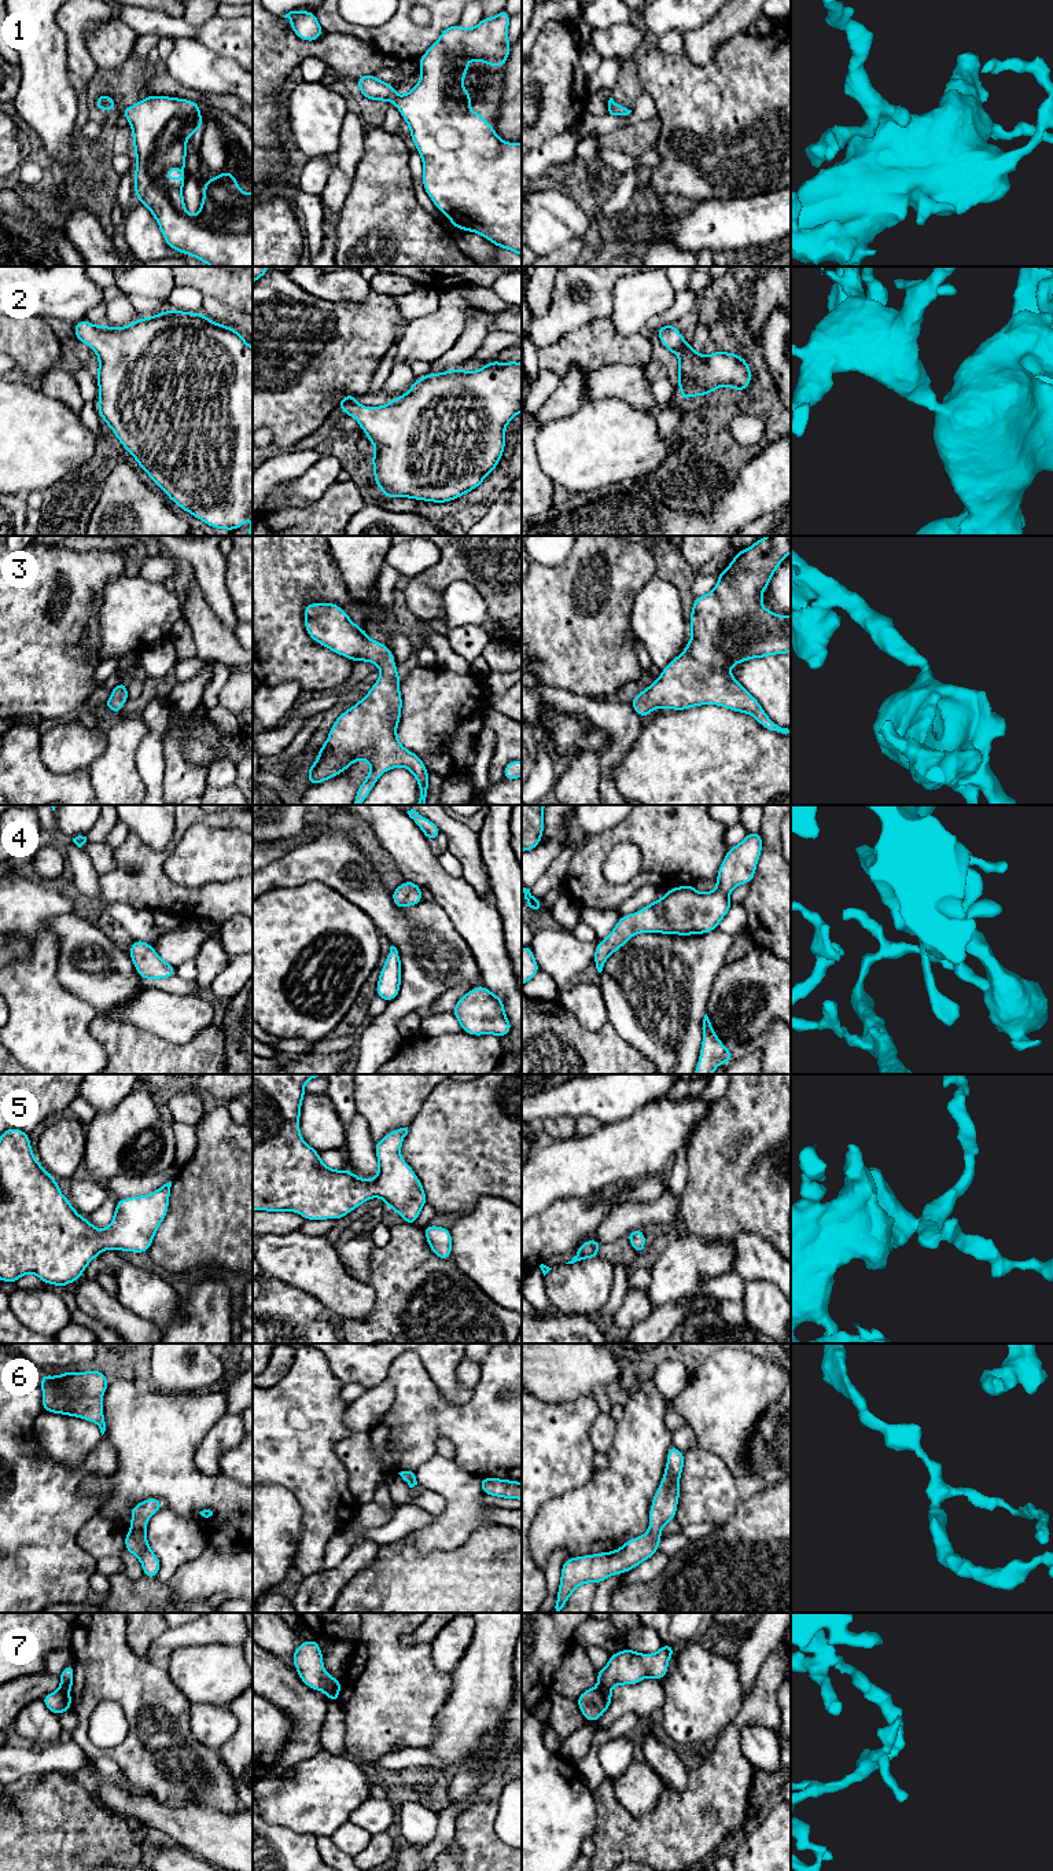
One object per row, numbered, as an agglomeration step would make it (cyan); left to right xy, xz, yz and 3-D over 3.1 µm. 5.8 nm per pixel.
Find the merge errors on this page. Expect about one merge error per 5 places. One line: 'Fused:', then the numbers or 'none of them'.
Fused: 7

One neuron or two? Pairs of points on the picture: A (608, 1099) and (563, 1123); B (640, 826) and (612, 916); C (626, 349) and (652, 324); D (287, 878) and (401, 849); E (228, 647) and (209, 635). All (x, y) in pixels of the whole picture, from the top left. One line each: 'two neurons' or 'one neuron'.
A: two neurons
B: two neurons
C: two neurons
D: two neurons
E: one neuron

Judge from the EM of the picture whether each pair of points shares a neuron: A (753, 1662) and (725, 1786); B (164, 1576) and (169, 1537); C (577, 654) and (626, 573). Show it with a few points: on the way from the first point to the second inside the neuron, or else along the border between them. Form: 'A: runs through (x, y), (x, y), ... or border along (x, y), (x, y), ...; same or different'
A: border along (761, 1667), (751, 1691), (743, 1699); different
B: runs through (169, 1566), (169, 1547); same
C: runs through (581, 633), (603, 611), (611, 601), (611, 594); same

